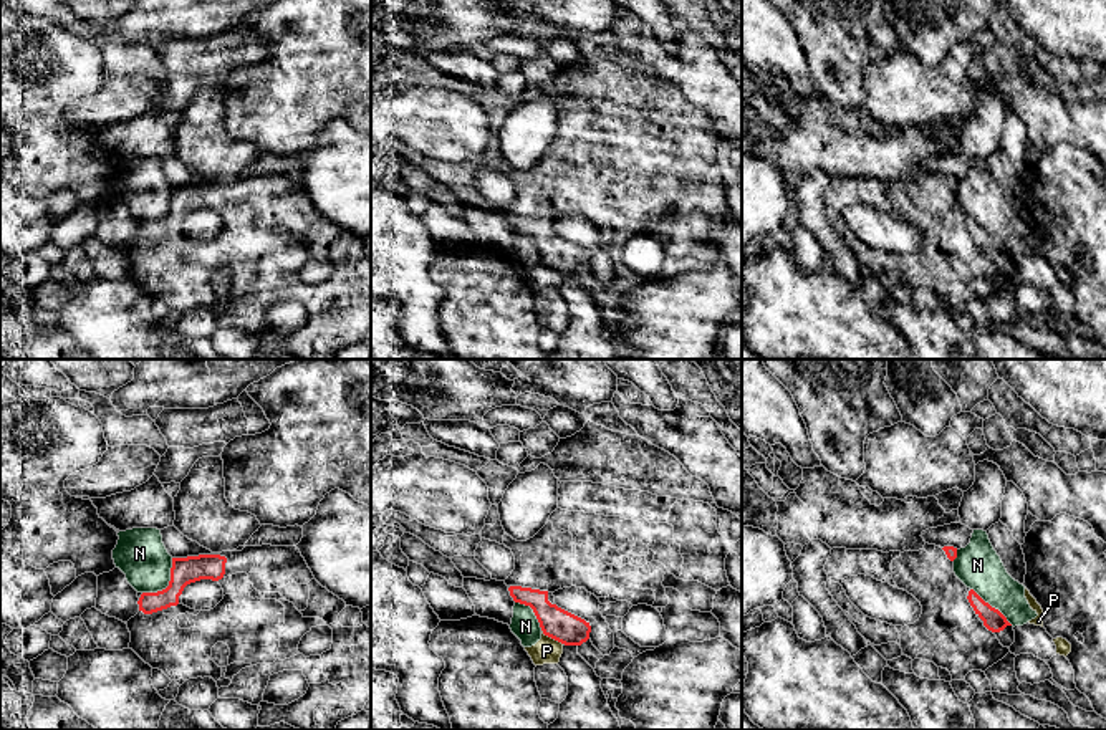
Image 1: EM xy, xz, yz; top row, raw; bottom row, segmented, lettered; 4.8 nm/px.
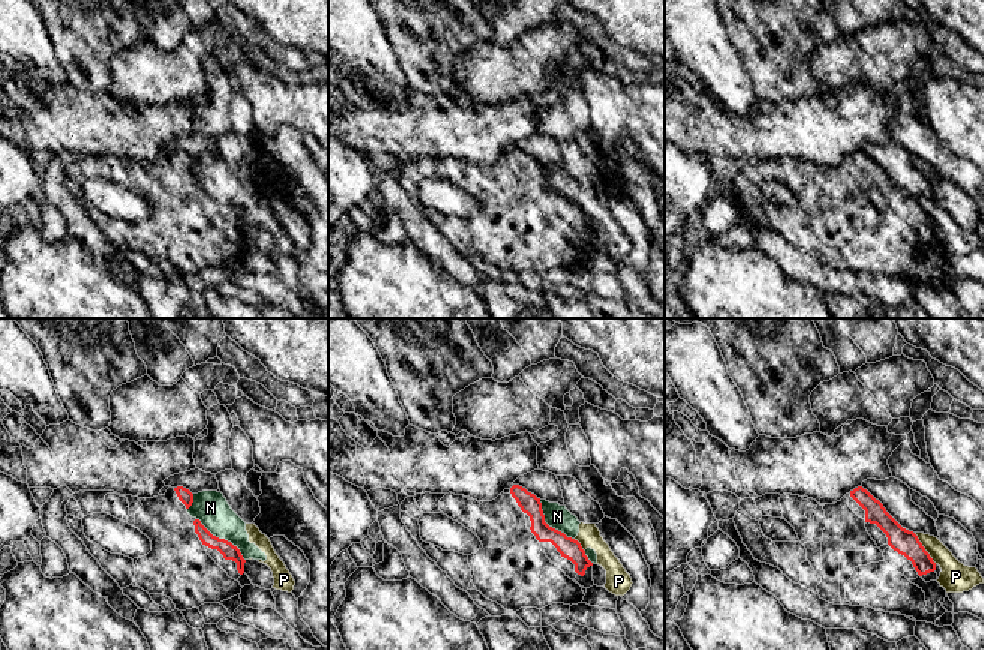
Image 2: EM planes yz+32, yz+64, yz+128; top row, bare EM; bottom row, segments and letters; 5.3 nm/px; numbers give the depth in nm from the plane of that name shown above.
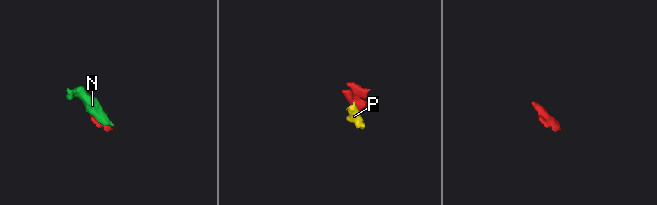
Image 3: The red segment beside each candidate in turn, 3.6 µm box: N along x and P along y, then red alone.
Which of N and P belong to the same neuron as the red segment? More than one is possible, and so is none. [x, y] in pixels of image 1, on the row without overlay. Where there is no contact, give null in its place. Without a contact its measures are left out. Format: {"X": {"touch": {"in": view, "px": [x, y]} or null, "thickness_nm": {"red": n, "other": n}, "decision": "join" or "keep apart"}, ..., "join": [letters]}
{"N": {"touch": {"in": "xy", "px": [169, 214]}, "thickness_nm": {"red": 130, "other": 240}, "decision": "keep apart"}, "P": {"touch": {"in": "xz", "px": [552, 267]}, "thickness_nm": {"red": 150, "other": 130}, "decision": "keep apart"}, "join": []}

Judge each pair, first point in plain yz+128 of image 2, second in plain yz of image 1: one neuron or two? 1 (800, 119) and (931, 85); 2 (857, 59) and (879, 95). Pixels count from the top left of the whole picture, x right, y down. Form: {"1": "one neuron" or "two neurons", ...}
{"1": "two neurons", "2": "one neuron"}

